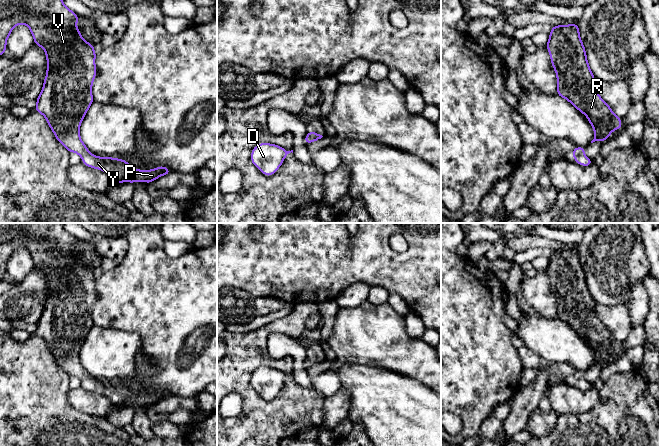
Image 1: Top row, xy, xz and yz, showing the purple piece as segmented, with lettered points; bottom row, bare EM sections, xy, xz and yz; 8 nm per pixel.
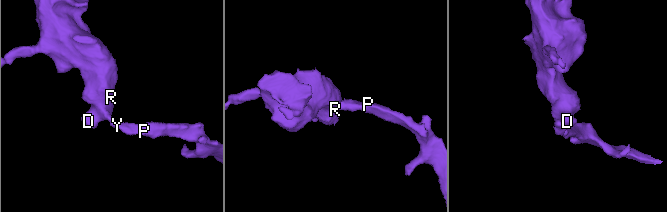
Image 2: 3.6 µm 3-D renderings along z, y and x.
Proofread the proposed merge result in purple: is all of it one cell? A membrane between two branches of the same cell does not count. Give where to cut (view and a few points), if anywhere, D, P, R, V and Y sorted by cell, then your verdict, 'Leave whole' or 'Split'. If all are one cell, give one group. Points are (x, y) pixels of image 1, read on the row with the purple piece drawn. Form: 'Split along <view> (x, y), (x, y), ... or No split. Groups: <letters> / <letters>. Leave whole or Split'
No split. Groups: D P R V Y. Leave whole

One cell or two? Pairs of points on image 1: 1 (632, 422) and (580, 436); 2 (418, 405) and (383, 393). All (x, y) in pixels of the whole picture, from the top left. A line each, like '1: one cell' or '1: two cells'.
1: one cell
2: one cell

